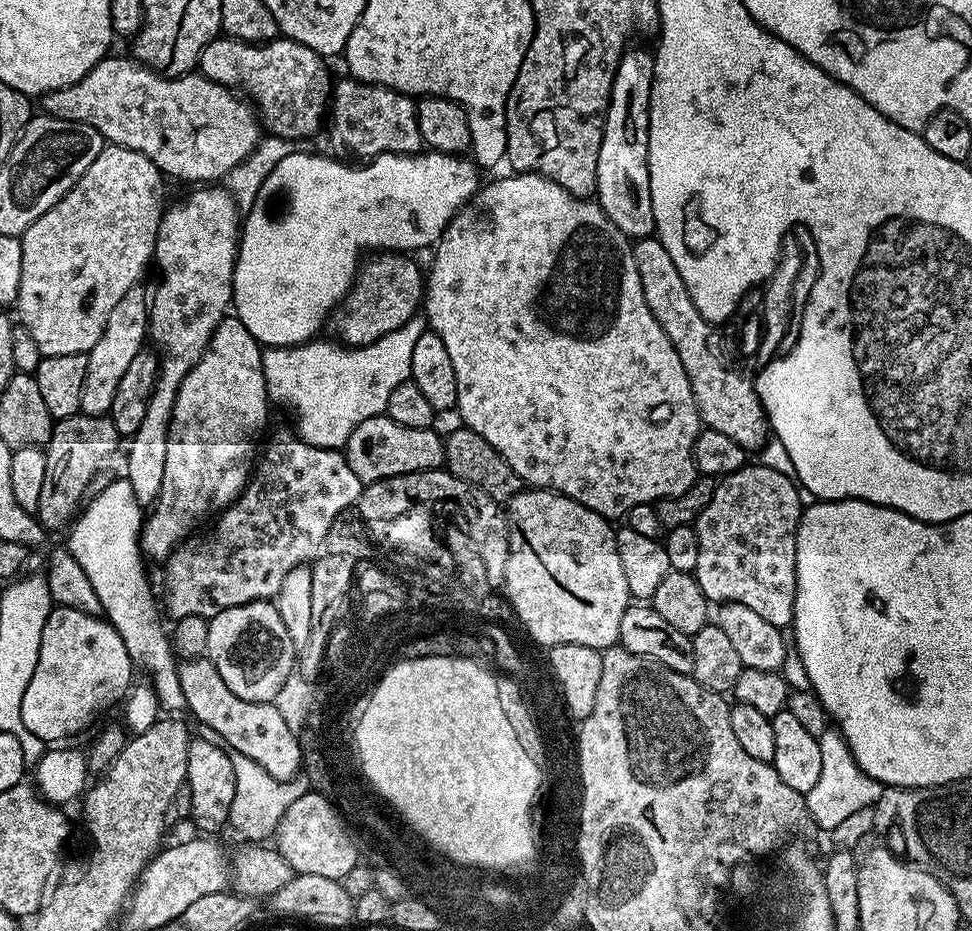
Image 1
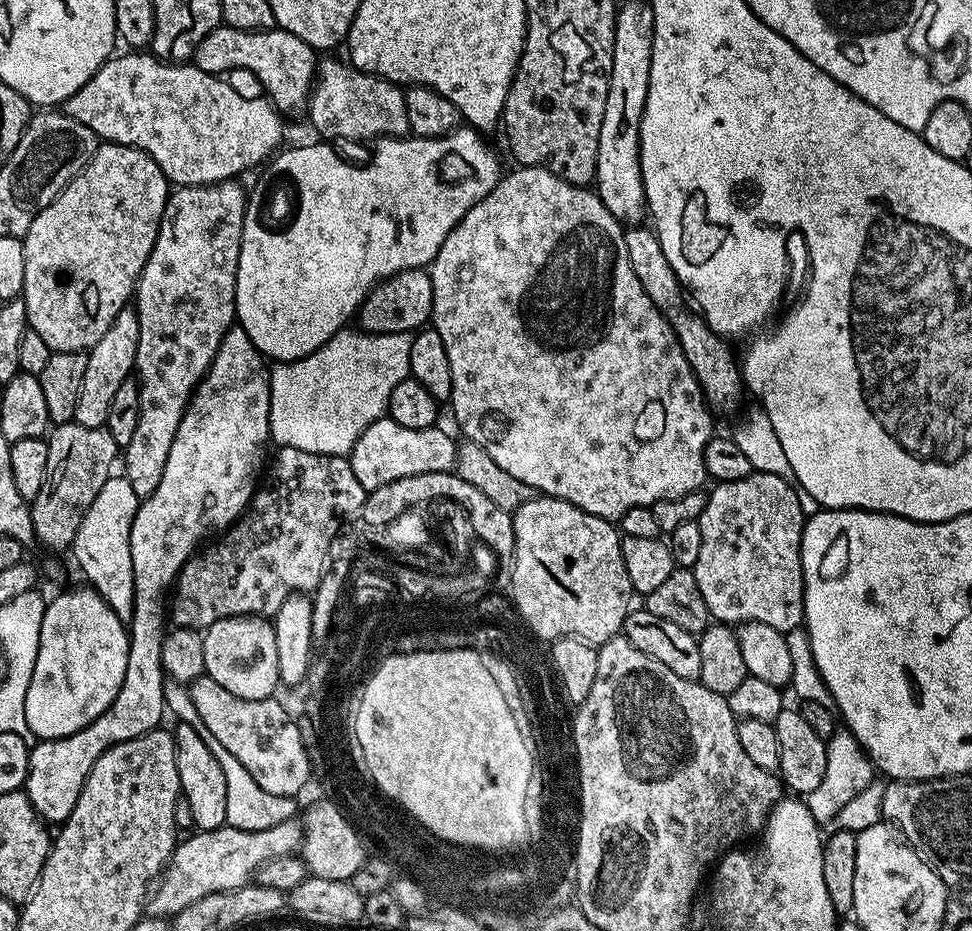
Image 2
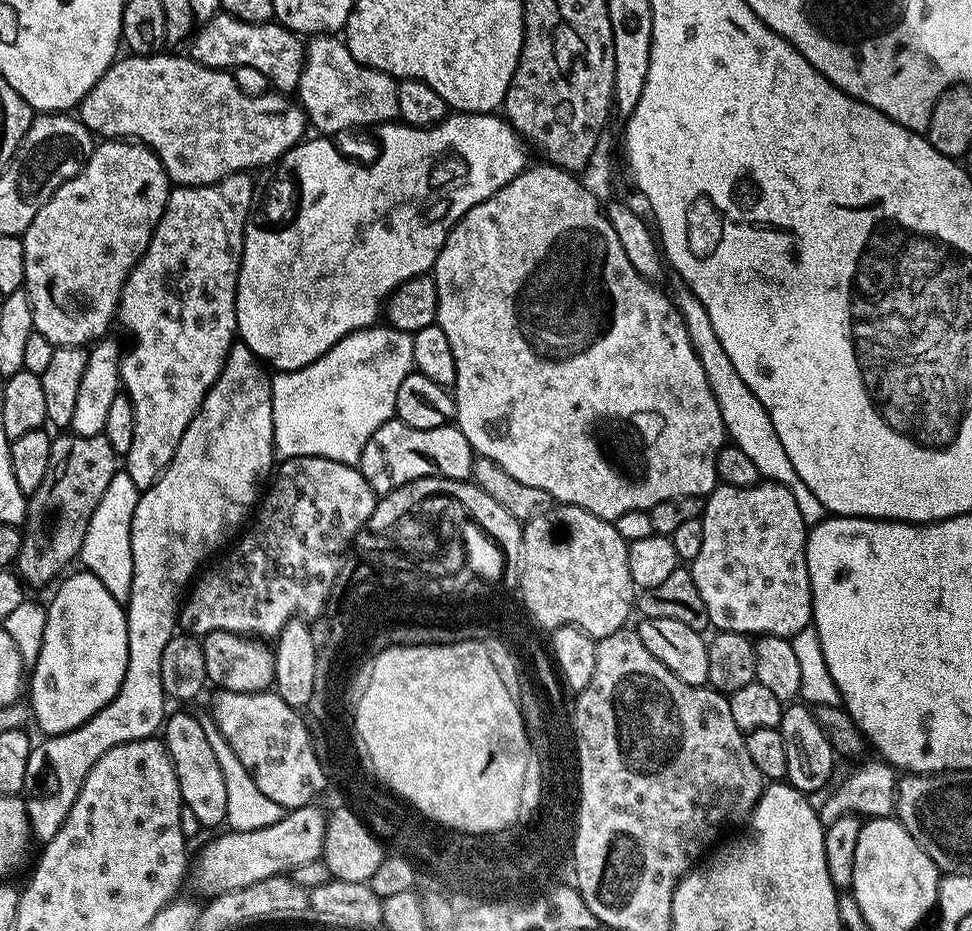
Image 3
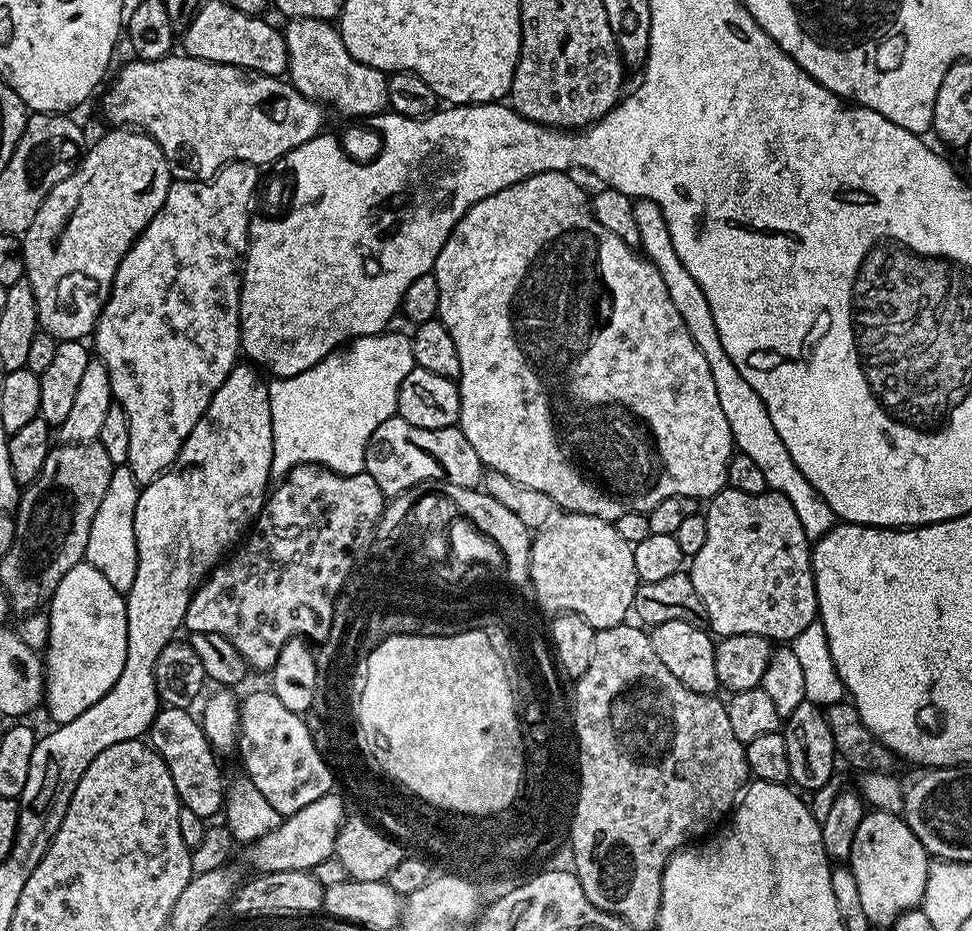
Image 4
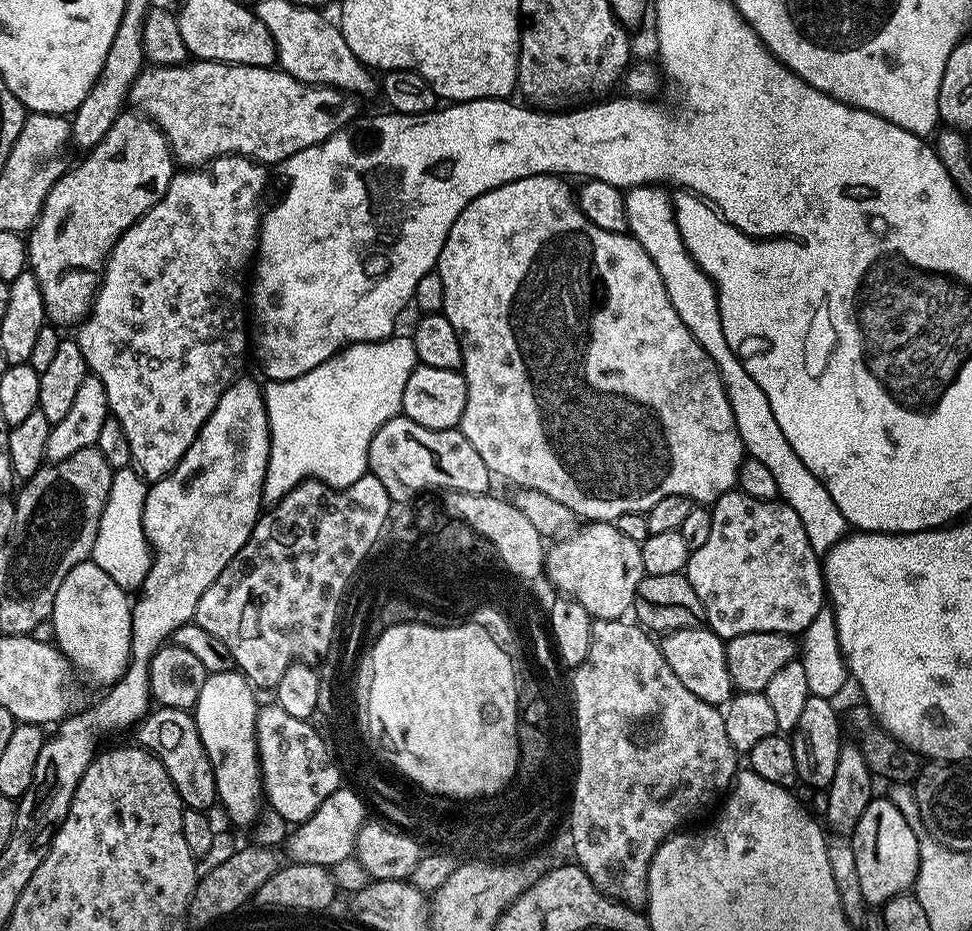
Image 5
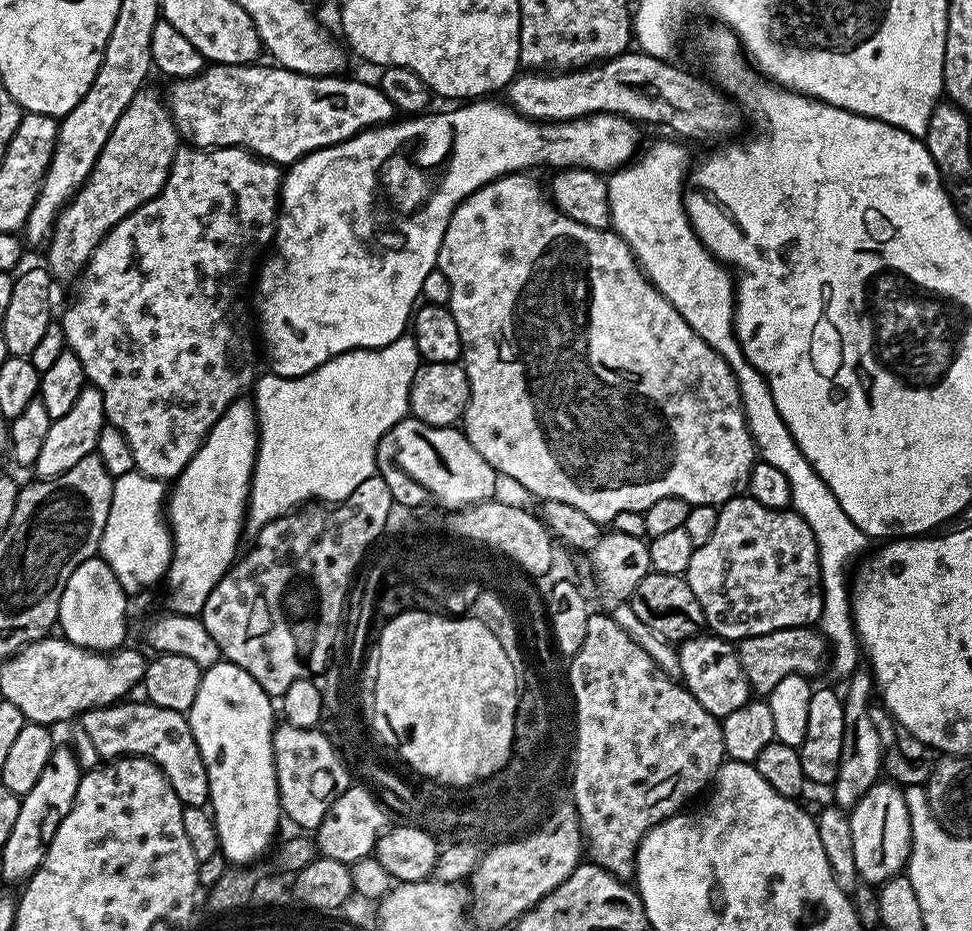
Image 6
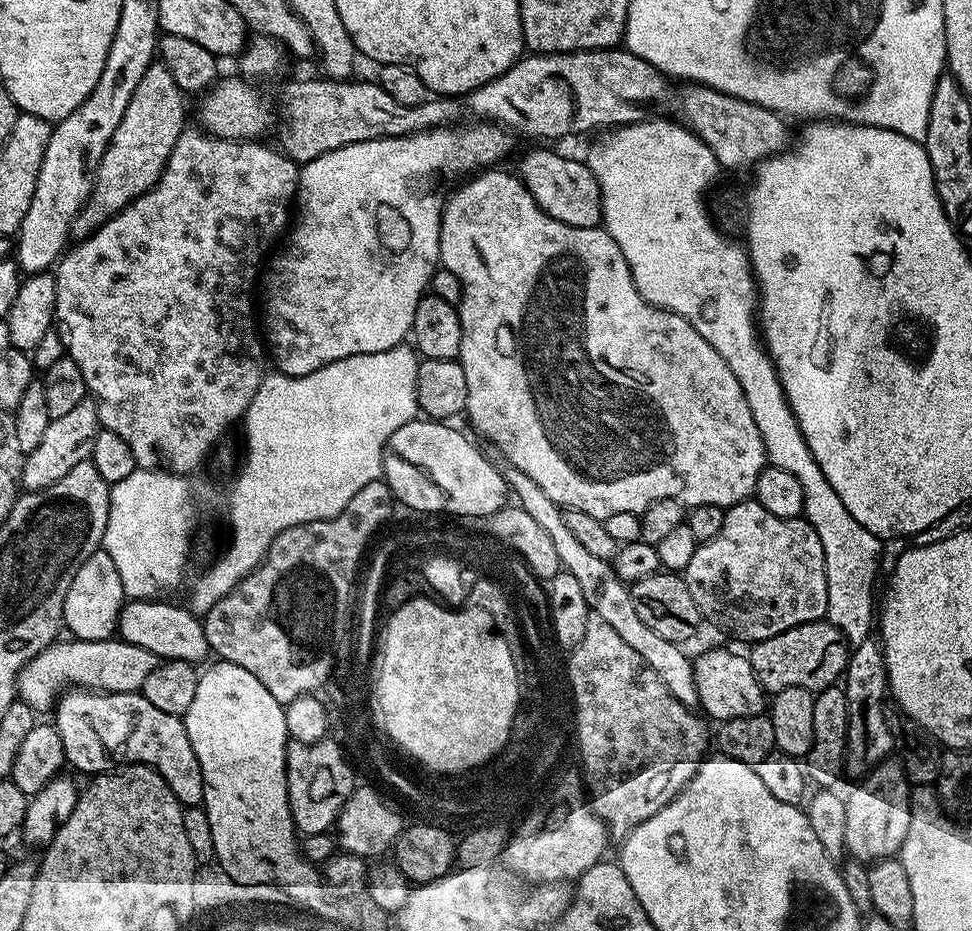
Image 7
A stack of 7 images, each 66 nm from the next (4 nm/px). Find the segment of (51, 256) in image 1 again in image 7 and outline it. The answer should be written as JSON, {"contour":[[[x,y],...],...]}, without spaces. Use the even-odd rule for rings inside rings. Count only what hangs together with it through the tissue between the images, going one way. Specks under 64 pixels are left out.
{"contour":[[[153,62],[142,76],[141,82],[134,89],[130,97],[130,104],[126,107],[125,117],[119,122],[108,149],[102,154],[100,165],[97,166],[95,184],[92,185],[92,195],[87,203],[77,213],[72,221],[71,231],[83,238],[91,236],[96,229],[102,227],[111,216],[116,216],[130,202],[134,202],[142,194],[146,194],[160,180],[166,162],[178,142],[178,138],[186,130],[184,124],[185,93],[181,92],[178,82],[170,78],[170,70],[159,62]]]}

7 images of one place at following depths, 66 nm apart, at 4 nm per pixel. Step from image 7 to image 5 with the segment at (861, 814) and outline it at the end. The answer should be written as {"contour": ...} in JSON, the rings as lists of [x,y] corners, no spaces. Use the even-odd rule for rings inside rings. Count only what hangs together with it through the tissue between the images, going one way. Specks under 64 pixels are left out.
{"contour":[[[873,798],[866,806],[866,814],[858,818],[858,826],[852,833],[850,839],[854,846],[854,858],[858,862],[858,879],[862,885],[862,894],[864,895],[865,905],[883,906],[890,898],[903,896],[916,883],[918,866],[920,865],[920,842],[921,837],[916,836],[917,829],[886,798]]]}

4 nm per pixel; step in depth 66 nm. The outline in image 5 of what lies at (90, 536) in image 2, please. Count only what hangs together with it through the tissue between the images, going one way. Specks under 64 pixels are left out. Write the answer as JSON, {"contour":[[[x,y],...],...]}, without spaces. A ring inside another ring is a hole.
{"contour":[[[135,467],[115,469],[106,510],[102,510],[102,522],[98,522],[98,538],[94,538],[91,559],[102,566],[102,570],[106,570],[106,574],[110,574],[110,578],[114,578],[114,582],[118,582],[118,586],[122,586],[122,590],[129,594],[143,589],[144,579],[152,565],[153,550],[148,546],[142,526],[148,490],[149,485]]]}

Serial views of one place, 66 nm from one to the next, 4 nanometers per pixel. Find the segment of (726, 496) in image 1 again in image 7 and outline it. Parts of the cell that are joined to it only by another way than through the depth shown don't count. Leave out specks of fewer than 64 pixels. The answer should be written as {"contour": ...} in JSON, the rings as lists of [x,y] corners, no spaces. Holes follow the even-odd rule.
{"contour":[[[755,498],[743,500],[741,504],[735,504],[733,508],[727,509],[722,522],[722,530],[718,530],[718,535],[710,538],[710,542],[697,544],[694,550],[694,558],[690,558],[690,566],[686,566],[682,573],[686,586],[690,590],[690,595],[694,597],[694,602],[698,602],[698,610],[705,621],[708,620],[716,628],[721,628],[724,632],[729,632],[736,640],[748,640],[755,642],[774,638],[774,634],[782,634],[782,630],[790,630],[794,626],[802,626],[806,622],[823,620],[828,615],[828,587],[826,586],[826,558],[822,554],[822,541],[818,539],[818,534],[814,526],[810,526],[807,520],[797,518],[787,520],[786,518],[774,518],[766,506],[762,506]]]}

